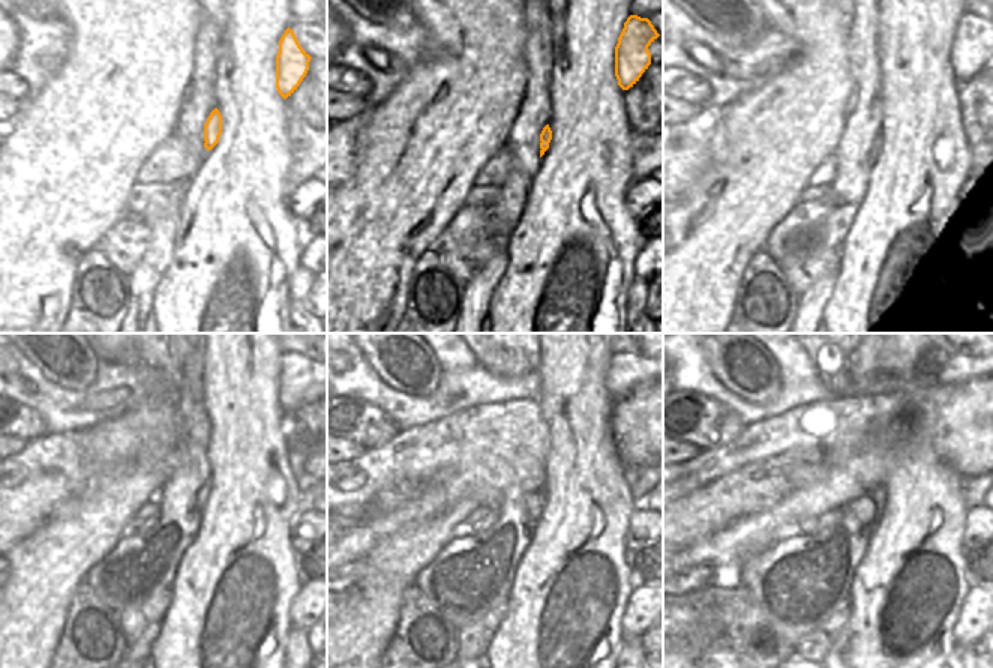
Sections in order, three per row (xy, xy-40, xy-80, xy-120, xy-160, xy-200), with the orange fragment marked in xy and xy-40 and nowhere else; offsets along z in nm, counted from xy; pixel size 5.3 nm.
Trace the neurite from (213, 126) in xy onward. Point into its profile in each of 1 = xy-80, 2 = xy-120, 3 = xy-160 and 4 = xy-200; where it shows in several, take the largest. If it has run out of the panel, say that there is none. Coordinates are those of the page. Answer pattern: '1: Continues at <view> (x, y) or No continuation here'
1: Continues at xy-80 (876, 149)
2: Continues at xy-120 (204, 490)
3: Continues at xy-160 (533, 506)
4: Continues at xy-200 (863, 508).

